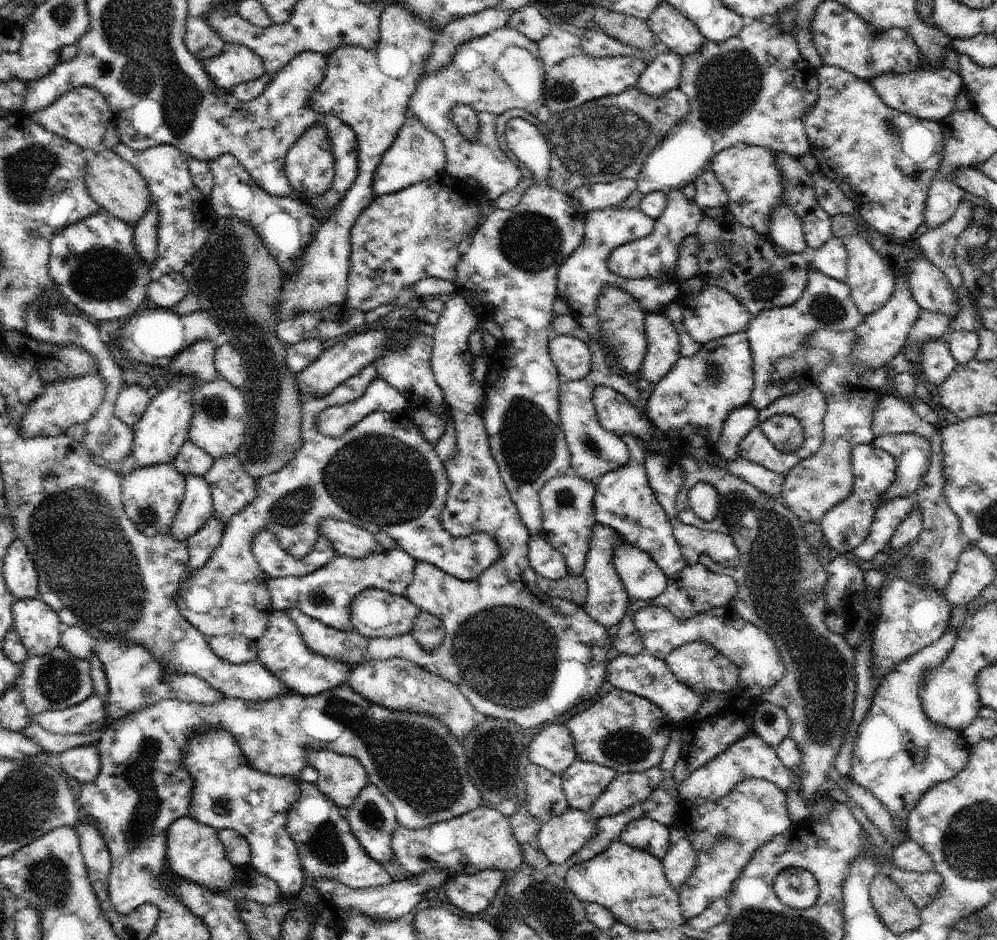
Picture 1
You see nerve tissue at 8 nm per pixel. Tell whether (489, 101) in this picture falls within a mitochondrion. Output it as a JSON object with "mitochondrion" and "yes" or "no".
{"mitochondrion":"no"}

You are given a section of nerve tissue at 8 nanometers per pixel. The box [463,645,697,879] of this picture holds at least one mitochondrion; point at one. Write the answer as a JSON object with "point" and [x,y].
{"point":[492,753]}

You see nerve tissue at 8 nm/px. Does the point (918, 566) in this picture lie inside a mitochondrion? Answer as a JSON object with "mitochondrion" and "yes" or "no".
{"mitochondrion":"yes"}

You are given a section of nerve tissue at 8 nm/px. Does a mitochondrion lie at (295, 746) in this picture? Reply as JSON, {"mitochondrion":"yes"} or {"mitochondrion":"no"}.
{"mitochondrion":"no"}

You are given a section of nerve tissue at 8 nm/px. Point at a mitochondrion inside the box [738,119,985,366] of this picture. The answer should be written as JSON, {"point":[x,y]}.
{"point":[765,288]}

